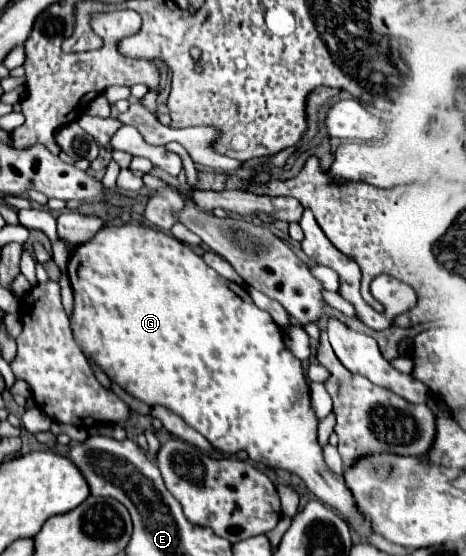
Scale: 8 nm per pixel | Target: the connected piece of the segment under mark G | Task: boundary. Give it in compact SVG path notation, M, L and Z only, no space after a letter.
M106 225L102 227L90 241L74 247L74 251L70 253L68 259L68 267L66 273L70 277L72 289L74 289L74 307L72 307L72 315L70 315L70 327L72 327L72 335L76 345L80 347L80 351L84 353L84 357L92 363L96 363L110 381L118 383L126 393L130 393L134 399L154 407L154 405L162 405L174 413L178 413L192 429L196 429L200 435L204 435L216 449L220 449L222 453L234 455L236 451L246 451L250 461L256 463L264 463L270 469L286 469L298 477L302 477L302 481L308 485L308 489L326 505L334 507L338 513L344 515L344 519L358 531L358 535L362 539L366 539L366 535L372 533L370 525L366 525L366 521L362 521L362 513L358 513L354 509L354 499L350 497L350 489L346 489L346 483L342 481L342 475L332 473L322 457L322 447L318 445L316 439L316 413L312 409L312 401L310 401L310 387L308 387L308 379L304 375L304 367L302 361L296 359L292 355L292 351L288 351L286 343L284 343L284 331L276 325L276 321L270 317L270 313L258 309L254 305L254 301L250 299L246 287L240 287L232 281L226 281L224 277L220 277L212 267L208 267L204 263L204 259L200 255L196 255L188 245L184 245L182 241L174 239L172 235L152 229L152 227L144 227L144 225Z

